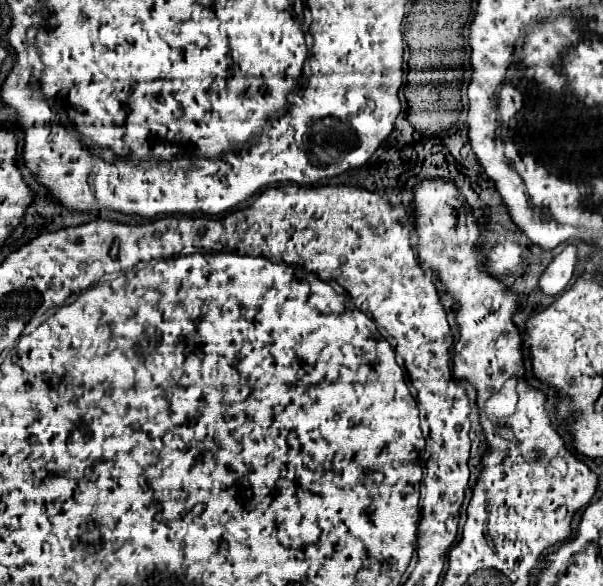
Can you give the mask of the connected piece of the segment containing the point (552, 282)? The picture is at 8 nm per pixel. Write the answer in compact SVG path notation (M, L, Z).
M567 244L563 248L563 252L557 254L553 258L553 262L547 266L547 270L543 272L543 276L539 280L541 290L545 294L549 294L549 296L561 294L569 286L569 282L573 278L575 264L577 264L577 246L575 244Z

